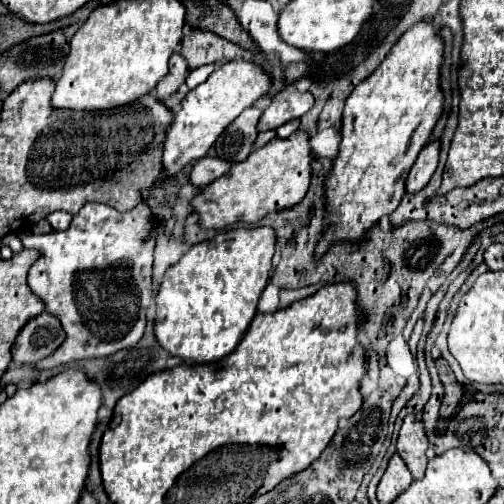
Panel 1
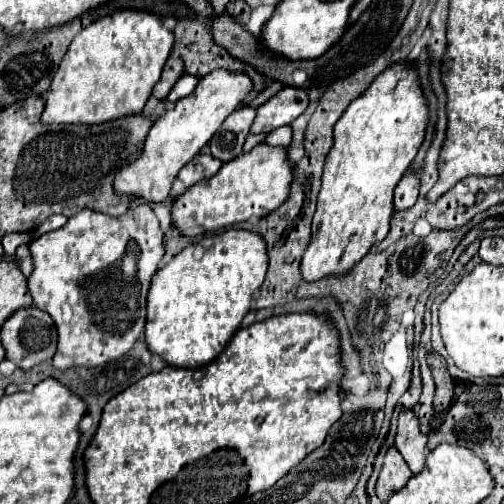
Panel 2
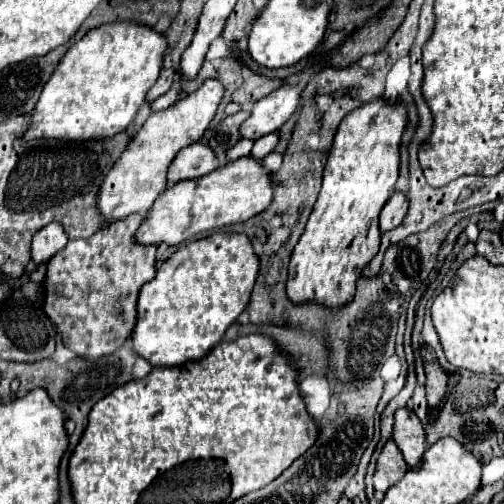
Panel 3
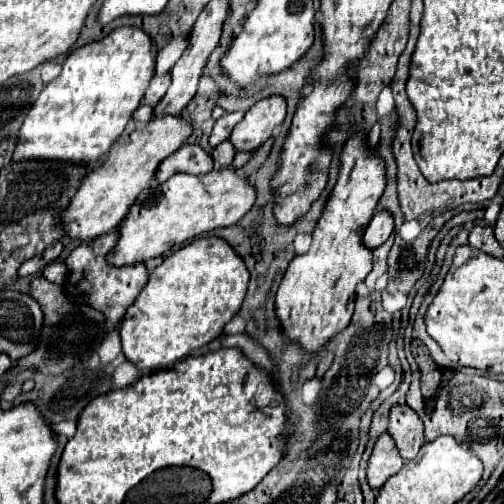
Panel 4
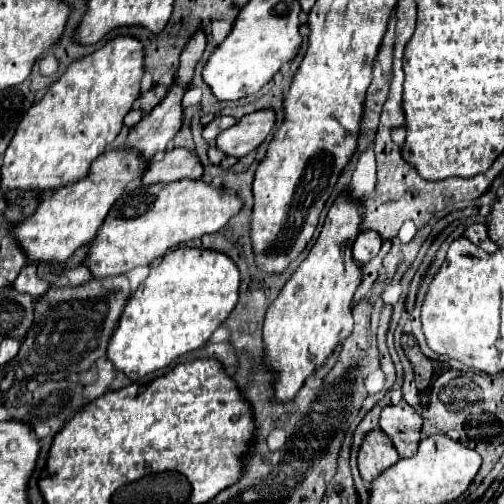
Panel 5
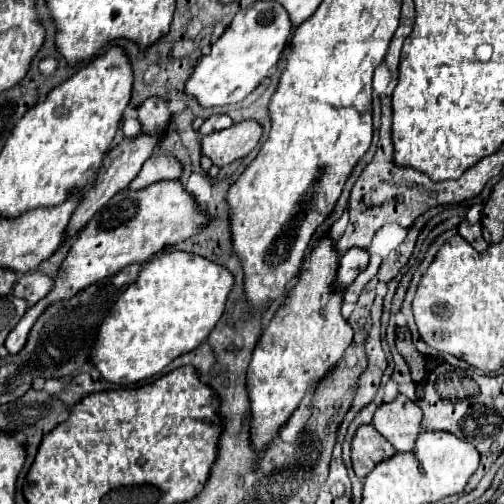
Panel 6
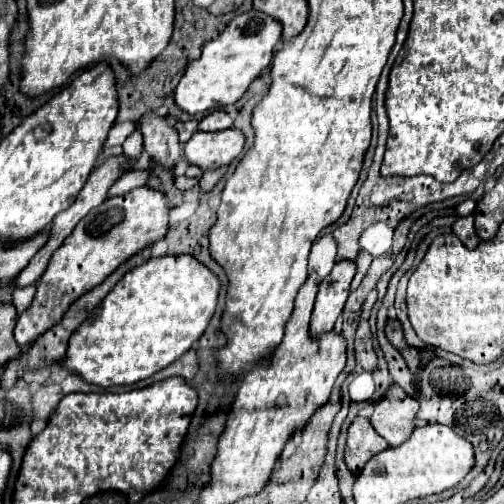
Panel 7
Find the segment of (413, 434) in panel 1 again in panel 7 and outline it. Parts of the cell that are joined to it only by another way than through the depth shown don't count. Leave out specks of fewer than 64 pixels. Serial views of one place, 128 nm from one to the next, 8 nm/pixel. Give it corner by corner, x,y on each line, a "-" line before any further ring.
394,388
382,402
374,404
374,414
370,418
374,430
390,444
400,446
414,428
414,418
418,414
418,402
410,398
402,388

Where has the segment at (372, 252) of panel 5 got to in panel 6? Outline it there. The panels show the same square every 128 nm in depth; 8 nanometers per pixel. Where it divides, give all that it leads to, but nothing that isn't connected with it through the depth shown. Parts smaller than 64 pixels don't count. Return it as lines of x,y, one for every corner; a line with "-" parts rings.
350,248
348,252
344,252
338,268
336,288
346,290
352,284
352,280
368,266
368,260
370,260
370,252
366,248

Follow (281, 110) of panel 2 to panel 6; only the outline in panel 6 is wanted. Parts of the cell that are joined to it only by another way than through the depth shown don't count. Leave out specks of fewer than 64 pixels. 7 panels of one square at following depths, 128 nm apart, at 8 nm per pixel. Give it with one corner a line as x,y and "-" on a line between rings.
244,120
244,122
232,124
226,130
204,136
202,154
222,168
252,152
260,136
262,136
262,126
256,120

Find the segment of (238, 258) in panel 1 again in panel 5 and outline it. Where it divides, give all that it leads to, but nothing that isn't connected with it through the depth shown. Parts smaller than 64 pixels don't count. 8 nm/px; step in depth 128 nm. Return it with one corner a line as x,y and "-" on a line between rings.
174,248
150,268
142,290
128,300
108,344
110,362
132,380
166,368
178,356
204,346
238,302
240,272
218,250

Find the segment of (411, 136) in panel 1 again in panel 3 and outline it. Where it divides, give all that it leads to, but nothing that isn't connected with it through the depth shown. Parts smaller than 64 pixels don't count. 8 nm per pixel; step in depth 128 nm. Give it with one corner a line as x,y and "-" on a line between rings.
384,96
372,100
372,104
362,104
360,108
356,108
356,112
350,112
350,116
344,116
344,120
340,122
324,168
324,182
318,200
308,218
302,238
298,240
292,252
286,284
290,300
294,302
318,300
330,308
340,308
352,300
358,276
380,248
382,238
380,212
388,198
394,194
394,184
400,174
400,144
406,126
408,126
406,104
398,100
388,100

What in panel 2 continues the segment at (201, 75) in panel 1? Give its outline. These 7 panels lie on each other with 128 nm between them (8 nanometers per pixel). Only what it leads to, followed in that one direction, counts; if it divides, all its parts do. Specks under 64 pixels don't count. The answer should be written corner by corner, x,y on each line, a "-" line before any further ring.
182,76
182,78
174,84
174,88
170,90
170,94
168,94
166,102
176,102
176,100
180,100
182,96
186,96
186,94
194,92
194,88
196,88
198,80
200,80
198,76

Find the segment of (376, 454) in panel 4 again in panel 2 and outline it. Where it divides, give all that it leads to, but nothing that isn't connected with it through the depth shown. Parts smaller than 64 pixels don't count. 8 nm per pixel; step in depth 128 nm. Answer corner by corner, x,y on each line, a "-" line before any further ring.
390,448
386,458
384,458
384,466
380,472
380,478
376,482
376,494
382,502
388,500
388,496
392,496
392,492
398,492
400,488
404,488
404,484
412,478
412,472
408,468
408,464
404,462
402,454
396,448

